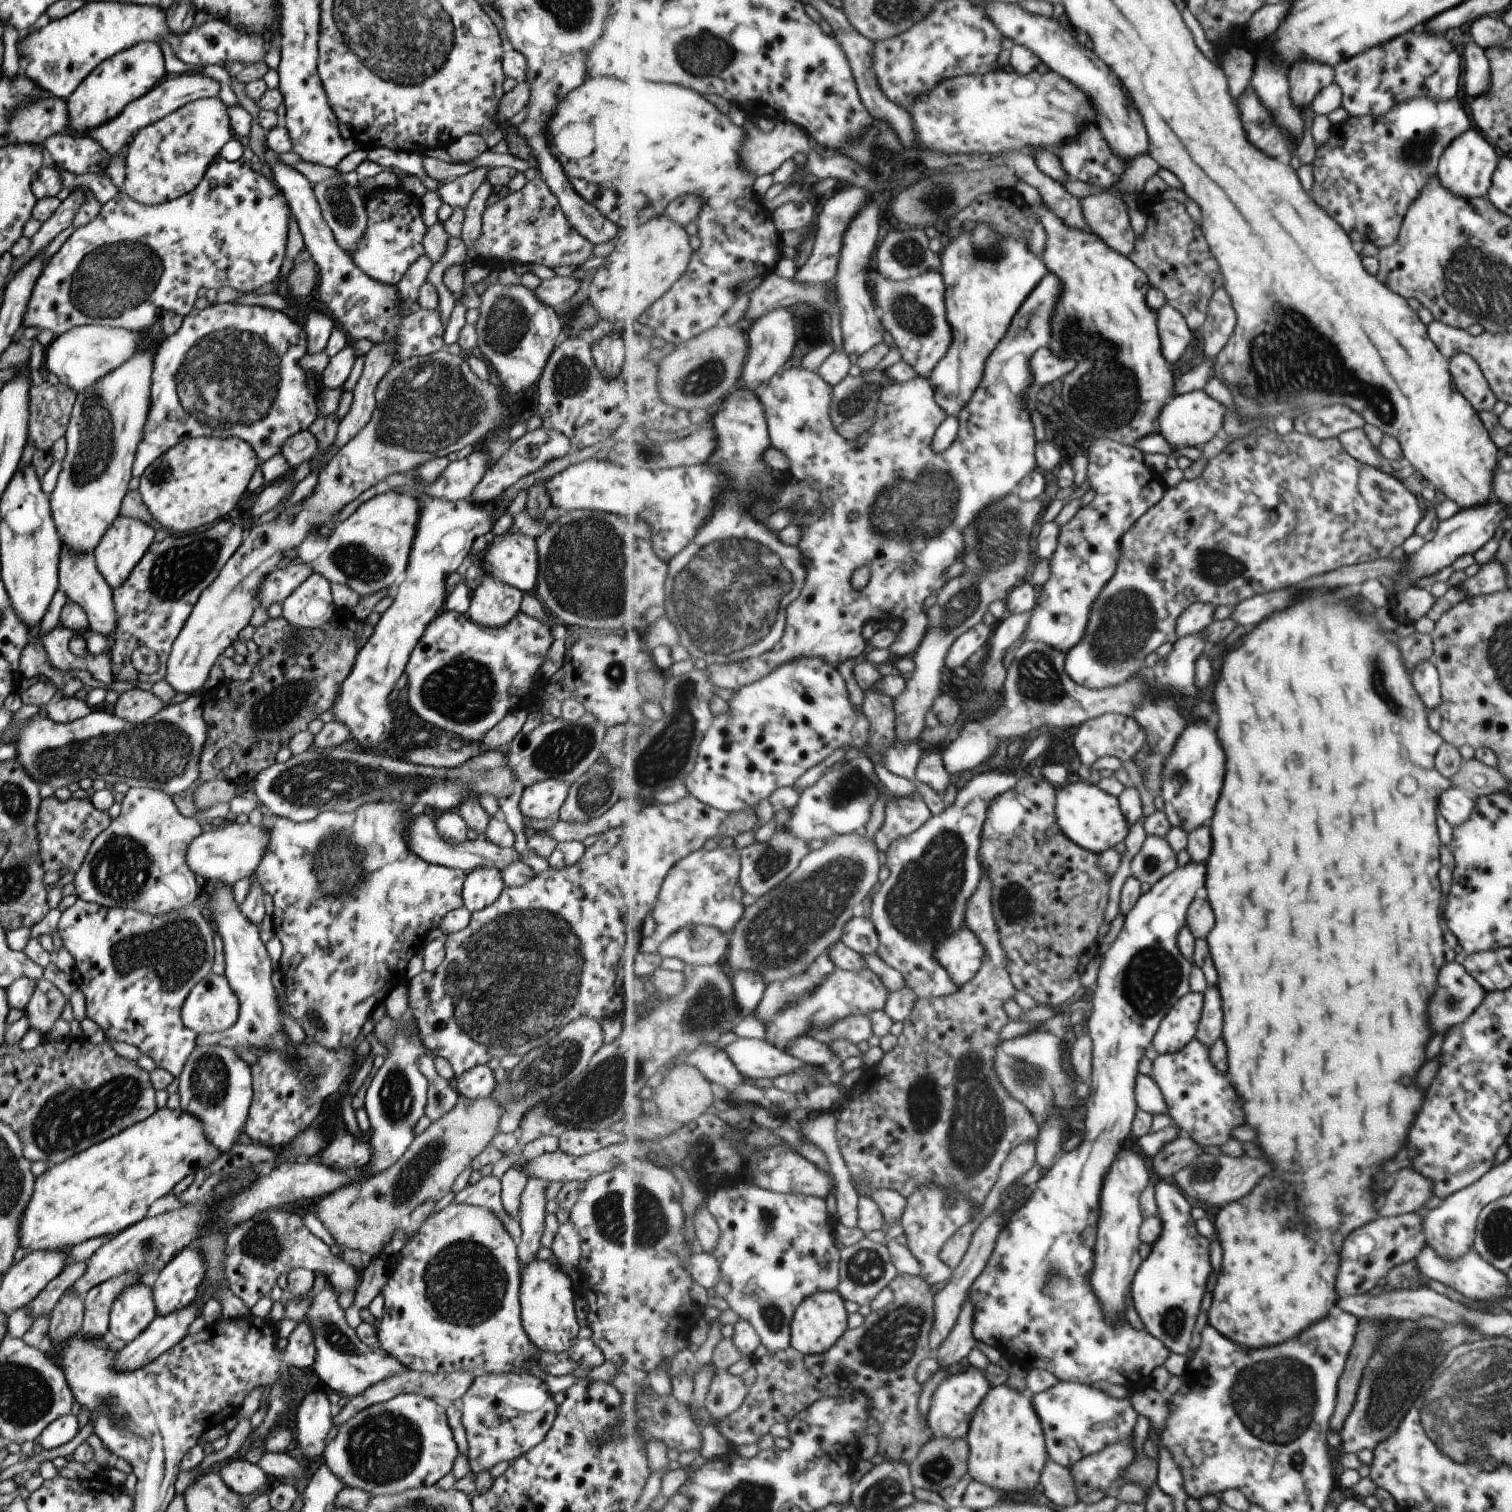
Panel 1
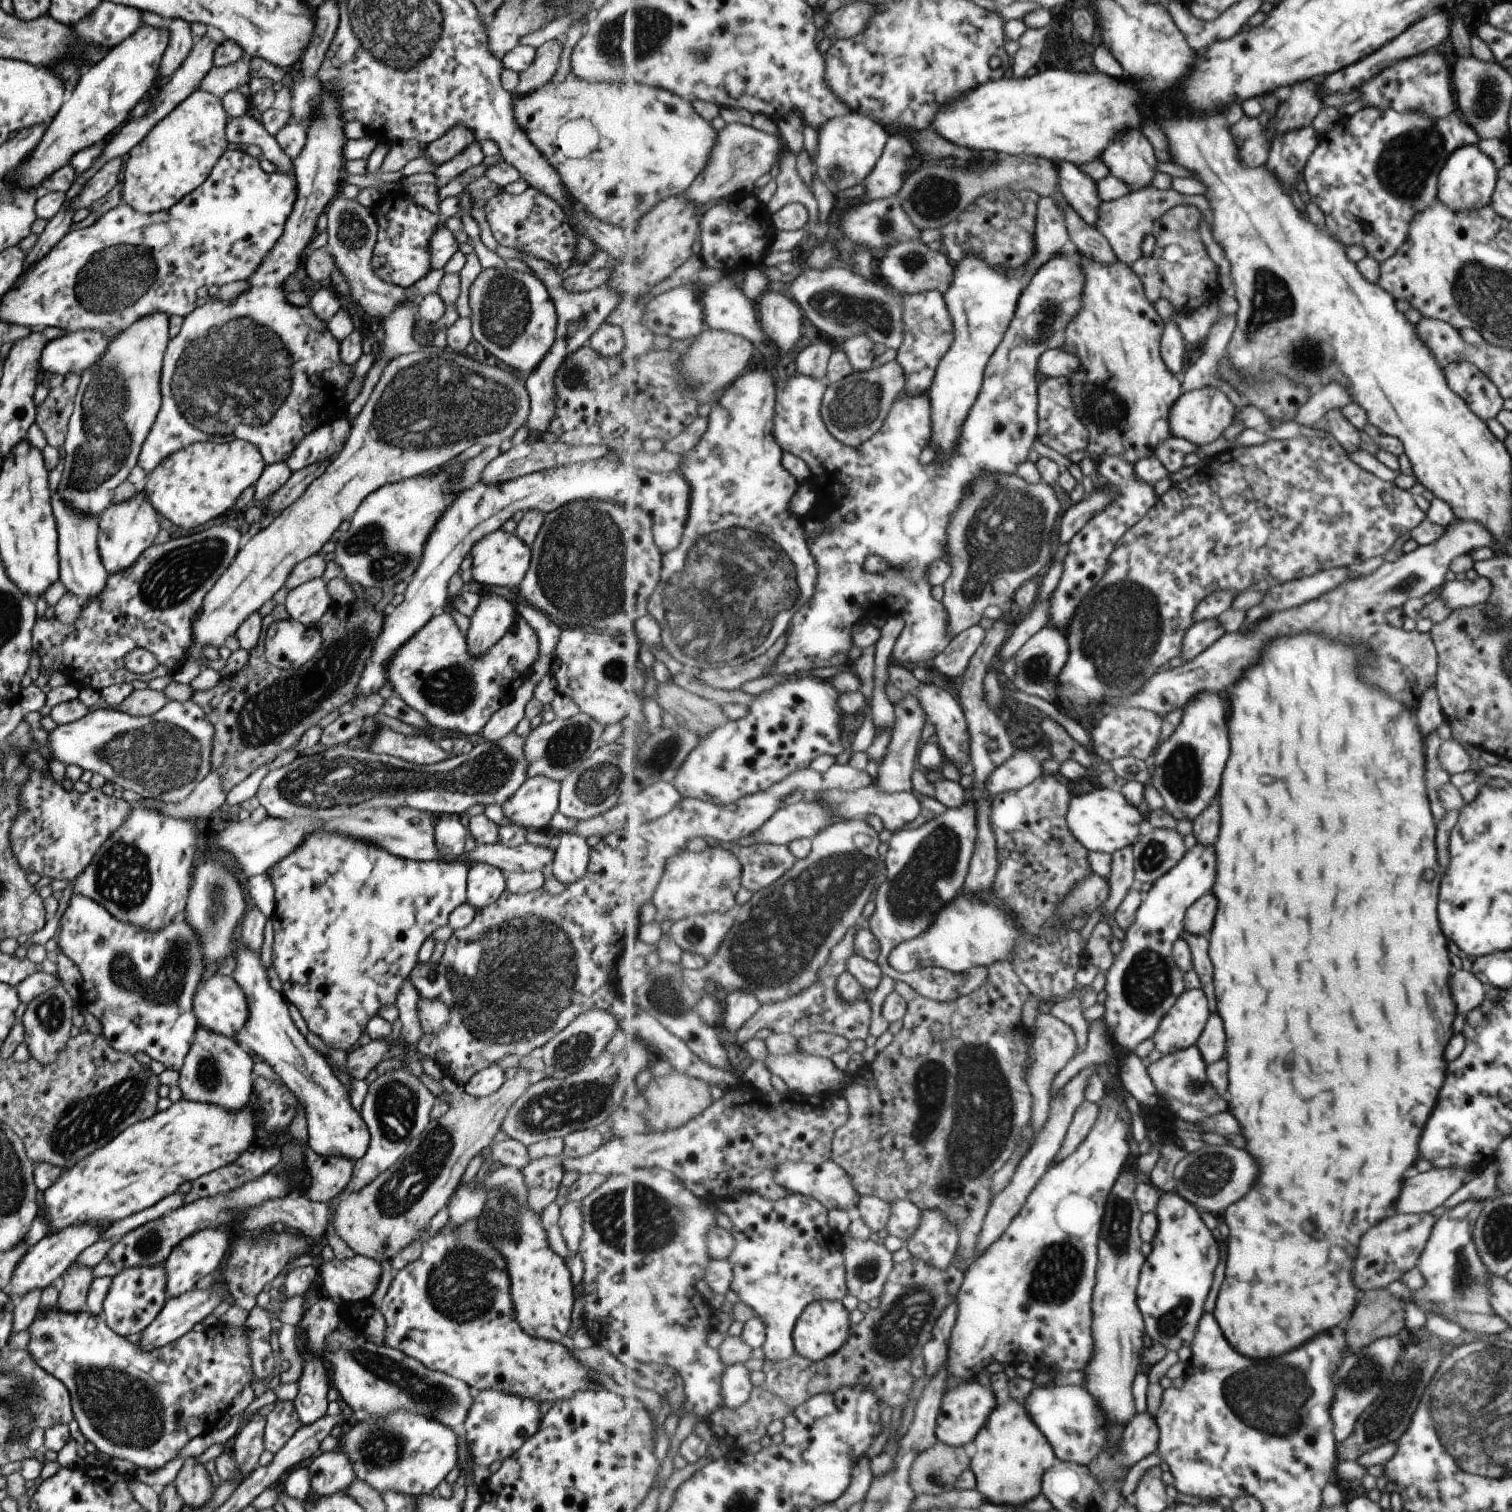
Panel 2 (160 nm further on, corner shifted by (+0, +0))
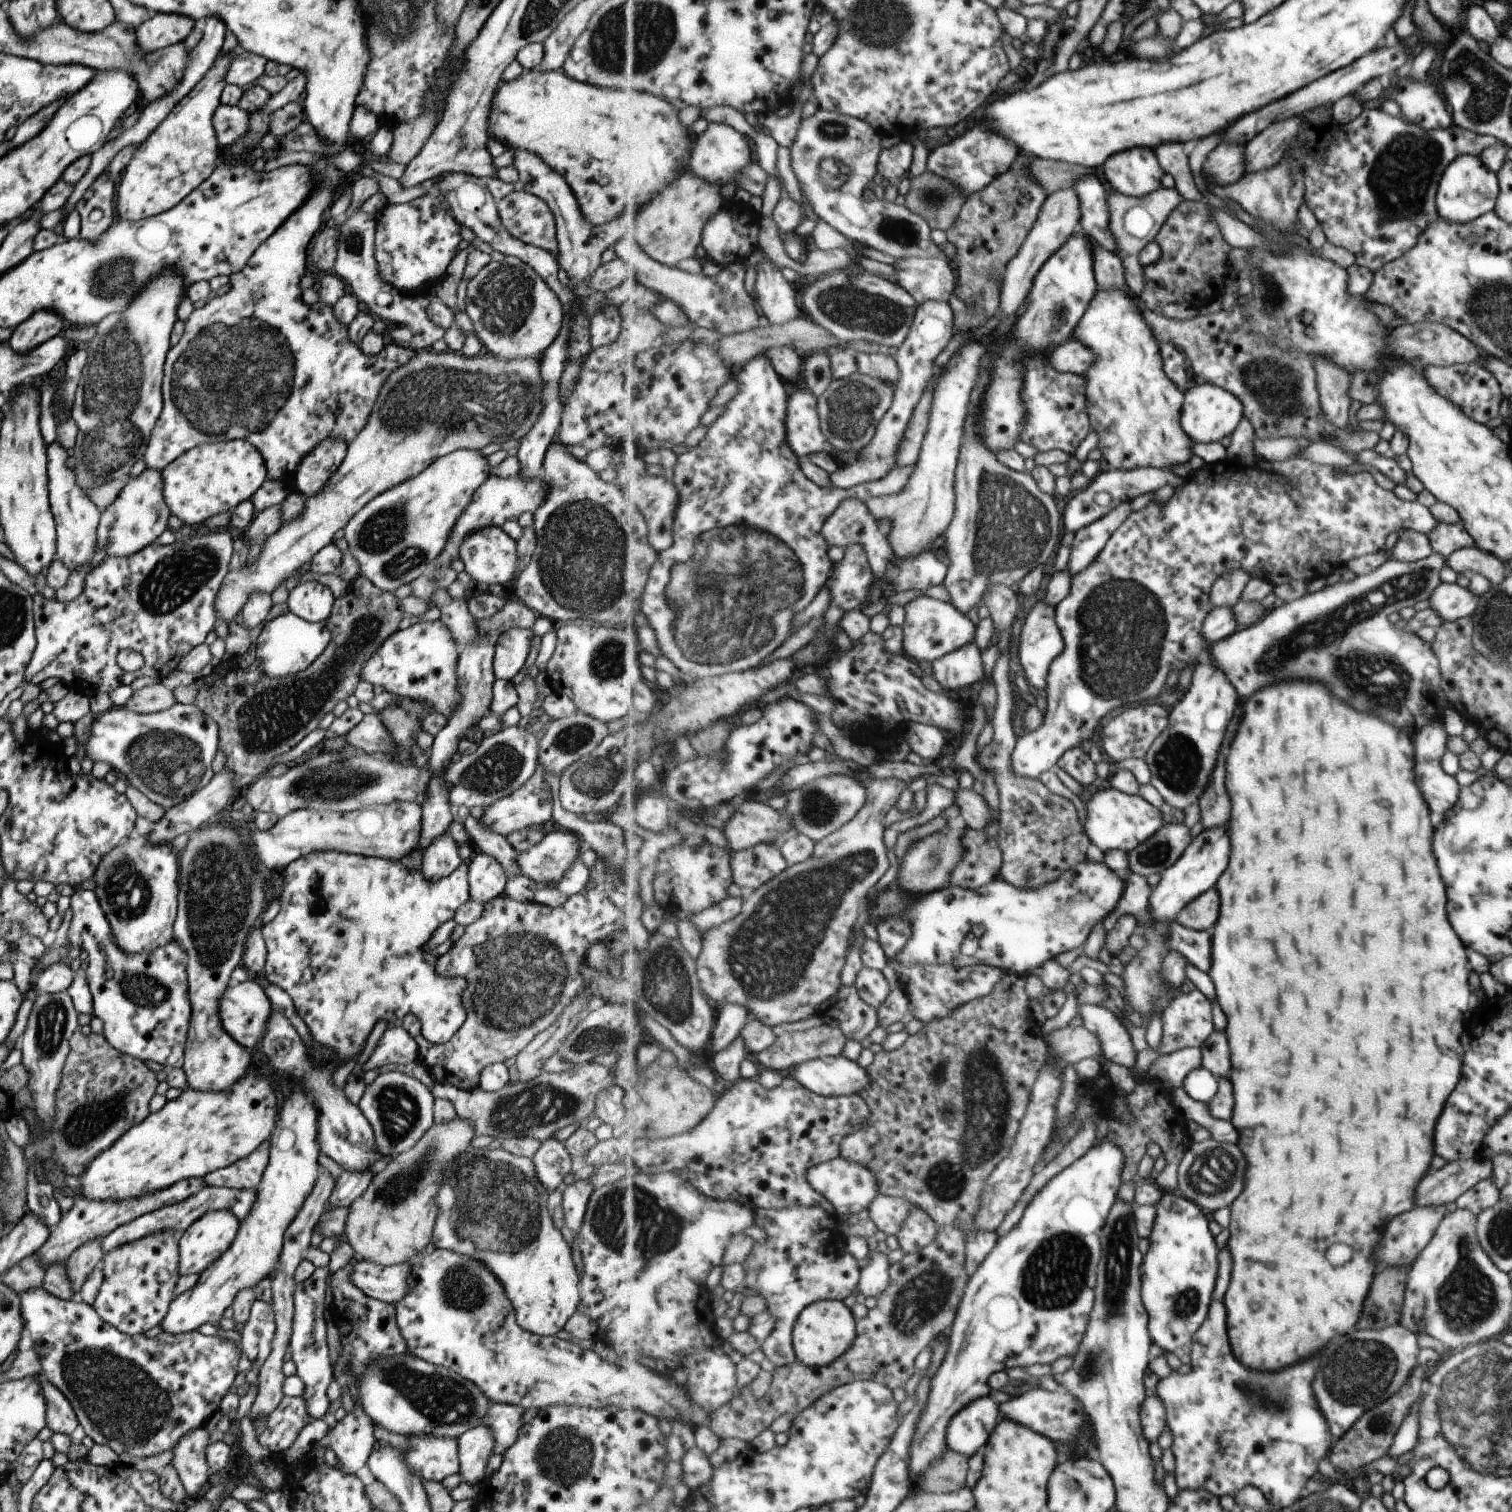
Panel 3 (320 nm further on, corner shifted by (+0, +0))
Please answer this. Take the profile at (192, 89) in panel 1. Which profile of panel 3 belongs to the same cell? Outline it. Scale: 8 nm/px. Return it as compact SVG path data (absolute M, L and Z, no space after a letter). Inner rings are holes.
M239 50L229 63L227 74L224 76L226 84L238 86L241 89L253 84L264 74L266 62L258 54Z

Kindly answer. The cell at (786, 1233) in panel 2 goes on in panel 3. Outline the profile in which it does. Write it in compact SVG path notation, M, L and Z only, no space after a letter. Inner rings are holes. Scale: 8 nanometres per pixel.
M787 1207L784 1209L756 1209L756 1224L767 1234L767 1241L765 1244L756 1244L753 1252L749 1255L749 1258L743 1263L748 1270L748 1279L746 1280L746 1284L751 1289L758 1289L759 1295L763 1298L766 1298L767 1309L771 1309L771 1312L776 1316L777 1324L775 1330L764 1340L762 1344L762 1350L765 1356L769 1361L773 1362L777 1368L784 1367L787 1365L792 1365L795 1361L798 1360L796 1355L796 1349L794 1346L794 1329L796 1326L796 1322L800 1318L800 1314L804 1312L805 1309L808 1308L809 1305L812 1305L817 1301L830 1301L830 1300L838 1300L842 1301L847 1298L847 1296L851 1296L851 1294L855 1294L854 1290L857 1288L857 1284L860 1284L860 1274L861 1274L861 1266L858 1262L858 1258L850 1252L845 1250L845 1242L841 1242L841 1238L833 1238L833 1234L837 1234L835 1230L837 1230L837 1226L839 1226L838 1219L834 1216L831 1216L824 1208L821 1207Z

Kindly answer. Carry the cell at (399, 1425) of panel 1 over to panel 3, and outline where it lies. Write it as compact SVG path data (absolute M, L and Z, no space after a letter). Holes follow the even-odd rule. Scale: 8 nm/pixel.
M414 1435L407 1437L411 1448L401 1451L410 1471L422 1480L441 1482L445 1477L458 1473L458 1454L456 1441L448 1438L437 1438L433 1435Z

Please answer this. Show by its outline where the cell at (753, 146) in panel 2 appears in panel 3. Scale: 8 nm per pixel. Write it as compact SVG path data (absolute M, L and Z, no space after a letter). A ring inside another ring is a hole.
M709 123L706 130L697 136L695 150L692 152L690 168L698 177L712 183L727 184L739 177L740 170L752 163L747 135L725 123Z

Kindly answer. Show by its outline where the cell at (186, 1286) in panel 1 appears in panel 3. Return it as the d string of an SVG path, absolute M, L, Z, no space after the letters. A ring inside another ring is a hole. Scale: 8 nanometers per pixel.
M228 1210L207 1211L192 1222L178 1241L178 1276L199 1274L215 1262L233 1242L238 1229L238 1220Z

